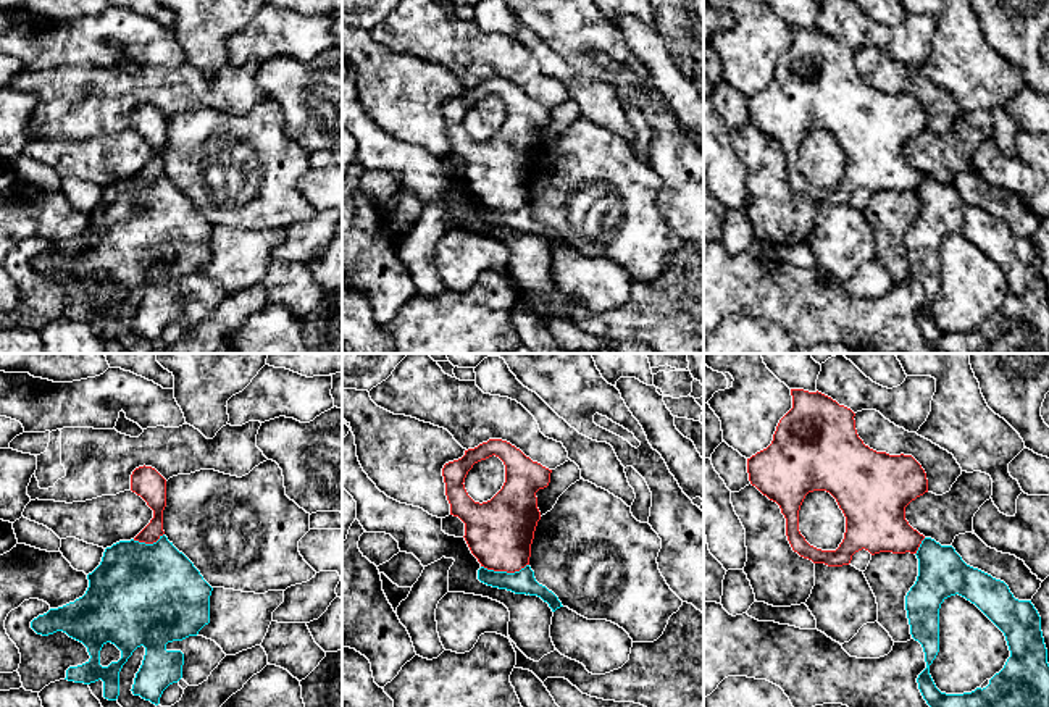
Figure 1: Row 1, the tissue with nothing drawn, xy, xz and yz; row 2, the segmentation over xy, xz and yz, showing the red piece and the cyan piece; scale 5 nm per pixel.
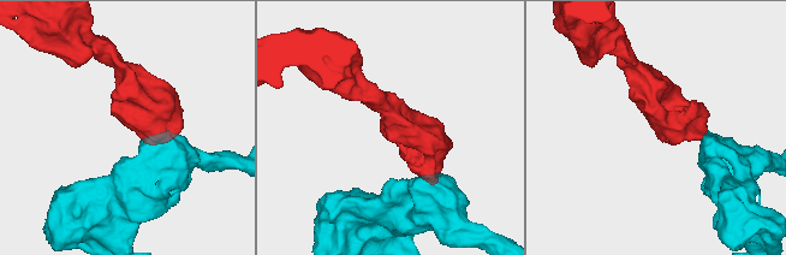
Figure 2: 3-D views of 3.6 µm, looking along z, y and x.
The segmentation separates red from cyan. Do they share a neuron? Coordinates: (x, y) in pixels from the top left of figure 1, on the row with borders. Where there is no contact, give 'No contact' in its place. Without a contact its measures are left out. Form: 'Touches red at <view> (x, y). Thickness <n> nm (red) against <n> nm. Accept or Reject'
Touches red at xz (504, 570). Thickness 340 nm (red) against 120 nm. Reject

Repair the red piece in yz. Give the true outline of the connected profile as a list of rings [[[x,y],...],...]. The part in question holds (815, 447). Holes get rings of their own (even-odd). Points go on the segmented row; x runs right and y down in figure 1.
[[[791,389],[792,408],[779,420],[771,444],[747,458],[749,481],[776,502],[786,518],[786,536],[794,552],[813,563],[849,565],[862,549],[917,554],[925,539],[905,520],[905,507],[928,492],[928,479],[912,455],[889,455],[863,444],[855,429],[855,413],[821,392]],[[809,492],[830,492],[846,517],[844,539],[836,550],[810,546],[799,531],[799,510]]]

